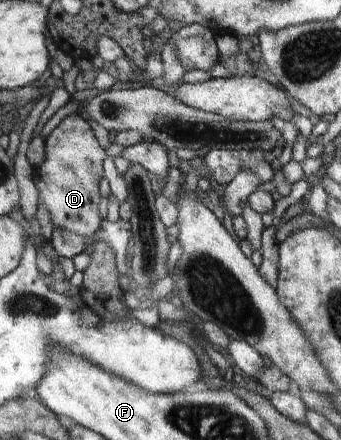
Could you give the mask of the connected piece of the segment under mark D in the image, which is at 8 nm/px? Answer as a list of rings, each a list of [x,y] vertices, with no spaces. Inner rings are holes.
[[[78,112],[64,118],[45,139],[45,158],[33,172],[39,199],[45,202],[54,225],[79,236],[91,236],[99,230],[102,219],[98,204],[99,180],[103,177],[102,164],[107,157],[89,123]]]

